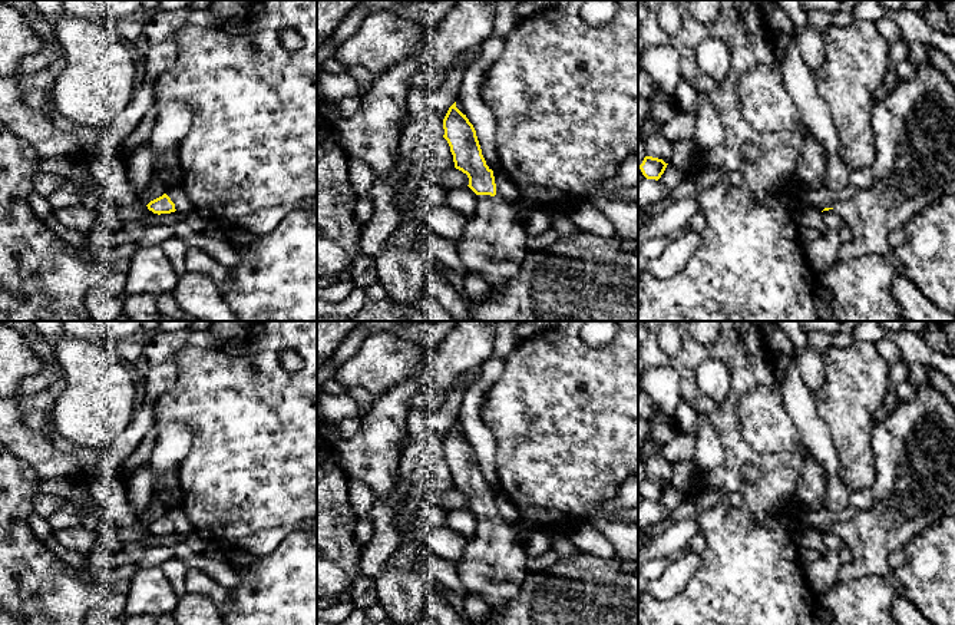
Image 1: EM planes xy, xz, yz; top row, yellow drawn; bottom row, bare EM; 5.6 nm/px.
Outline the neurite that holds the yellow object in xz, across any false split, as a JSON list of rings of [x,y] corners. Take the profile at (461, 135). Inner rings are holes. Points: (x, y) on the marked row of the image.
[[[456,102],[443,119],[443,129],[455,168],[467,175],[467,186],[478,195],[476,212],[455,244],[459,258],[467,274],[479,272],[490,290],[503,290],[529,252],[523,222],[516,208],[496,195],[493,171],[486,165],[476,130]]]

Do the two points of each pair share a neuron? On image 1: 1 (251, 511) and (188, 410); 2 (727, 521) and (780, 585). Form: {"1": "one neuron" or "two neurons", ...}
{"1": "one neuron", "2": "one neuron"}

